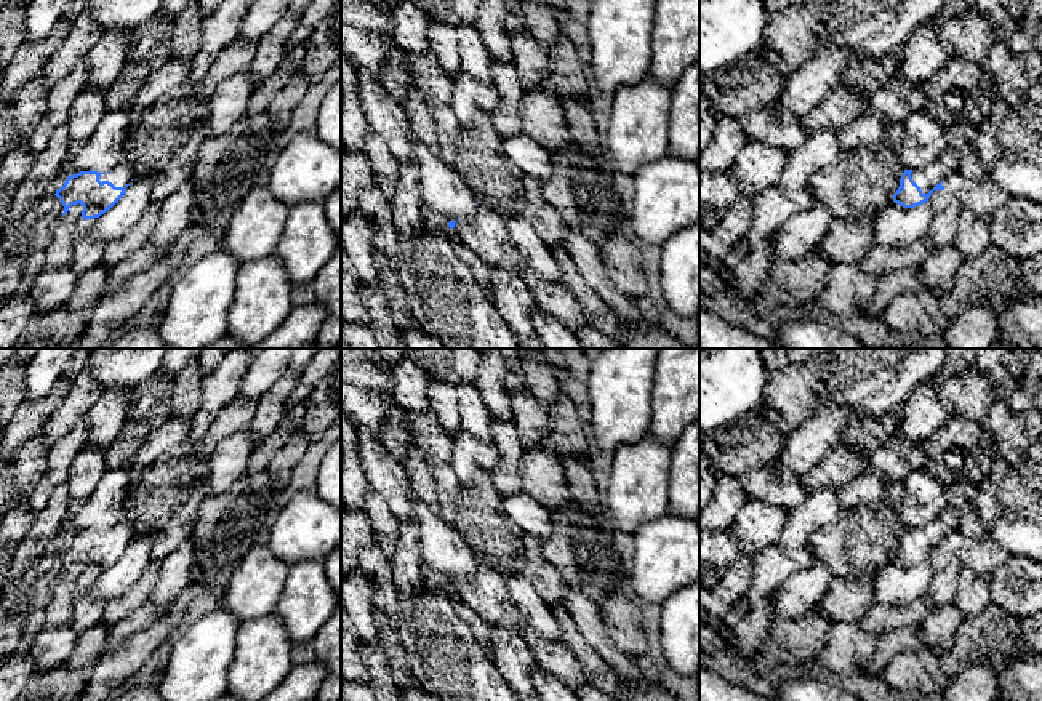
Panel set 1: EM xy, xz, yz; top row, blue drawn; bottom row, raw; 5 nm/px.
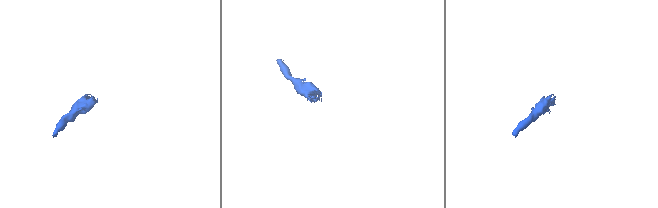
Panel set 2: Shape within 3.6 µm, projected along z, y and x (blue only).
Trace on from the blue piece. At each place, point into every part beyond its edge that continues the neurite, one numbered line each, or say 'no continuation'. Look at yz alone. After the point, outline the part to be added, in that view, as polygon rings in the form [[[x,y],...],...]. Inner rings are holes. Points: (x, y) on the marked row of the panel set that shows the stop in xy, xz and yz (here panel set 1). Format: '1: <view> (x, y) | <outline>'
1: yz (945, 165) | [[[946,150],[935,162],[911,171],[912,181],[920,187],[922,194],[928,194],[943,179],[957,173],[959,170],[959,154],[954,150]]]

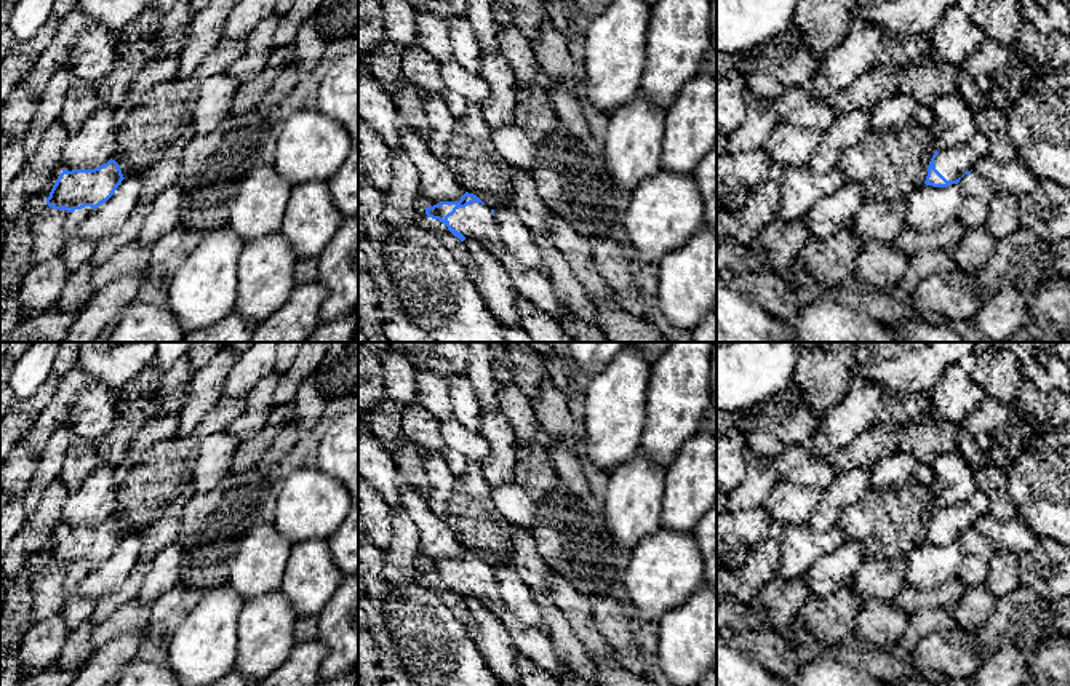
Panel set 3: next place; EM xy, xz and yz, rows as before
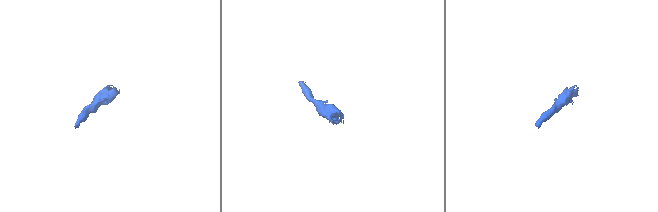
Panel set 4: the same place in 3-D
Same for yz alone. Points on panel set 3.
1: yz (952, 163) | [[[976,133],[969,141],[947,150],[939,150],[934,158],[936,170],[947,179],[956,181],[990,152],[990,141],[985,134]]]

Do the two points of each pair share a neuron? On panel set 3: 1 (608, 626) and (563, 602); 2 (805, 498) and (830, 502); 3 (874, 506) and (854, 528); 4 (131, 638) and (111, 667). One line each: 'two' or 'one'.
1: two
2: two
3: one
4: one

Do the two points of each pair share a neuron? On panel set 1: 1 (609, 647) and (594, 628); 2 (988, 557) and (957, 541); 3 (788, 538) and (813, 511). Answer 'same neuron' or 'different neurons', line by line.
1: same neuron
2: same neuron
3: same neuron

